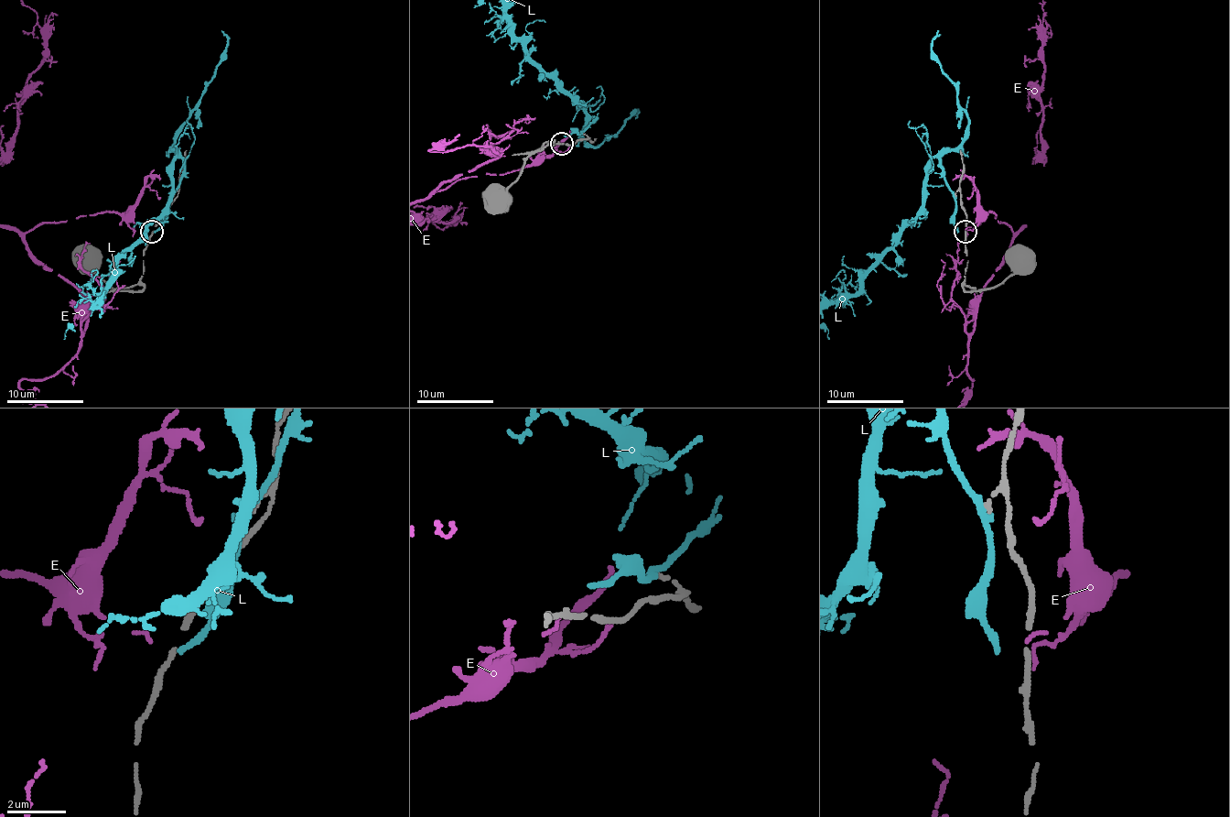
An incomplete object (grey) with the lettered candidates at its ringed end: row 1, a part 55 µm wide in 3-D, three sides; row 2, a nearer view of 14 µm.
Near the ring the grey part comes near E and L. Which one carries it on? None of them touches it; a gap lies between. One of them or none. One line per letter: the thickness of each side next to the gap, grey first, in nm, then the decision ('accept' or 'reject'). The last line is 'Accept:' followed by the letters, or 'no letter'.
E: 140/100 nm | accept
L: 140/200 nm | reject
Accept: E

